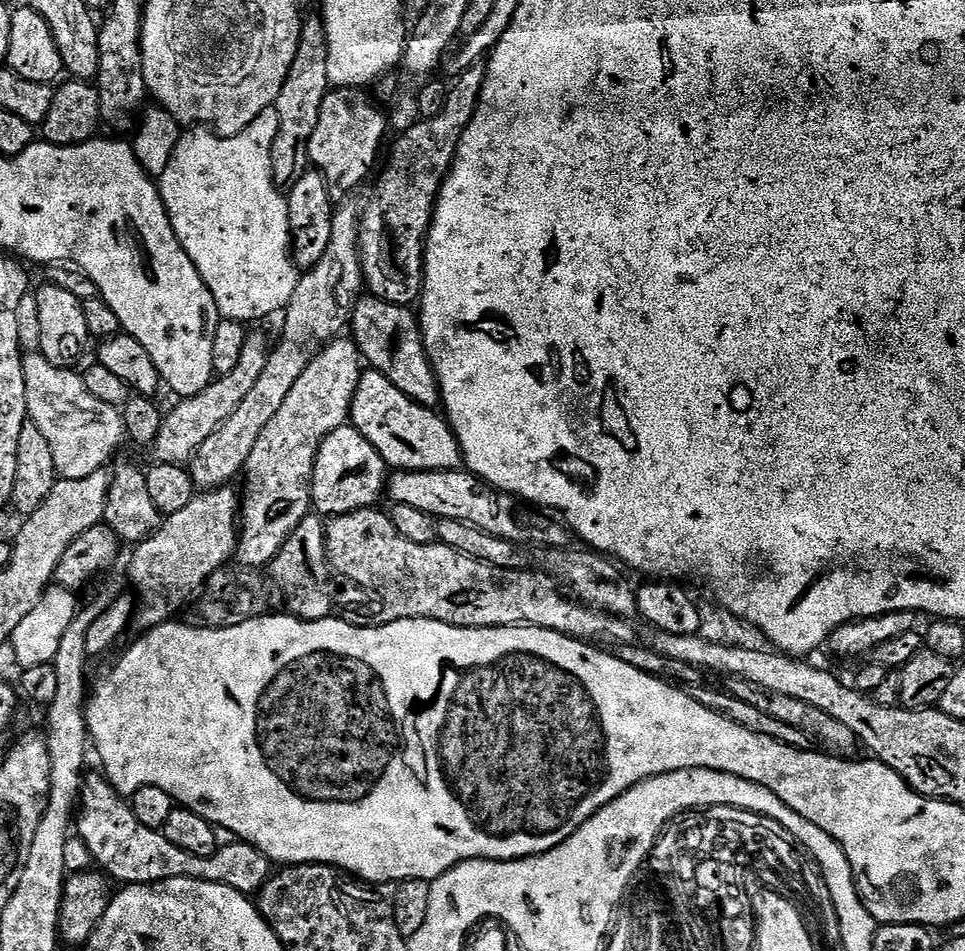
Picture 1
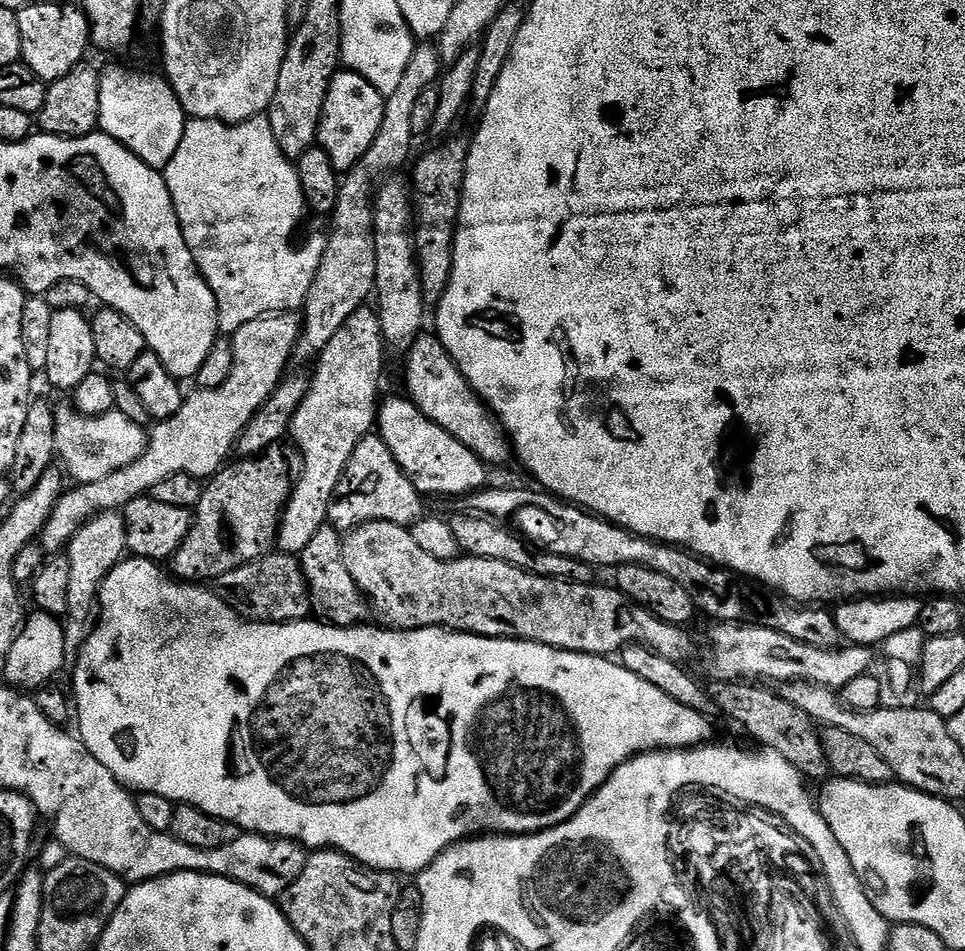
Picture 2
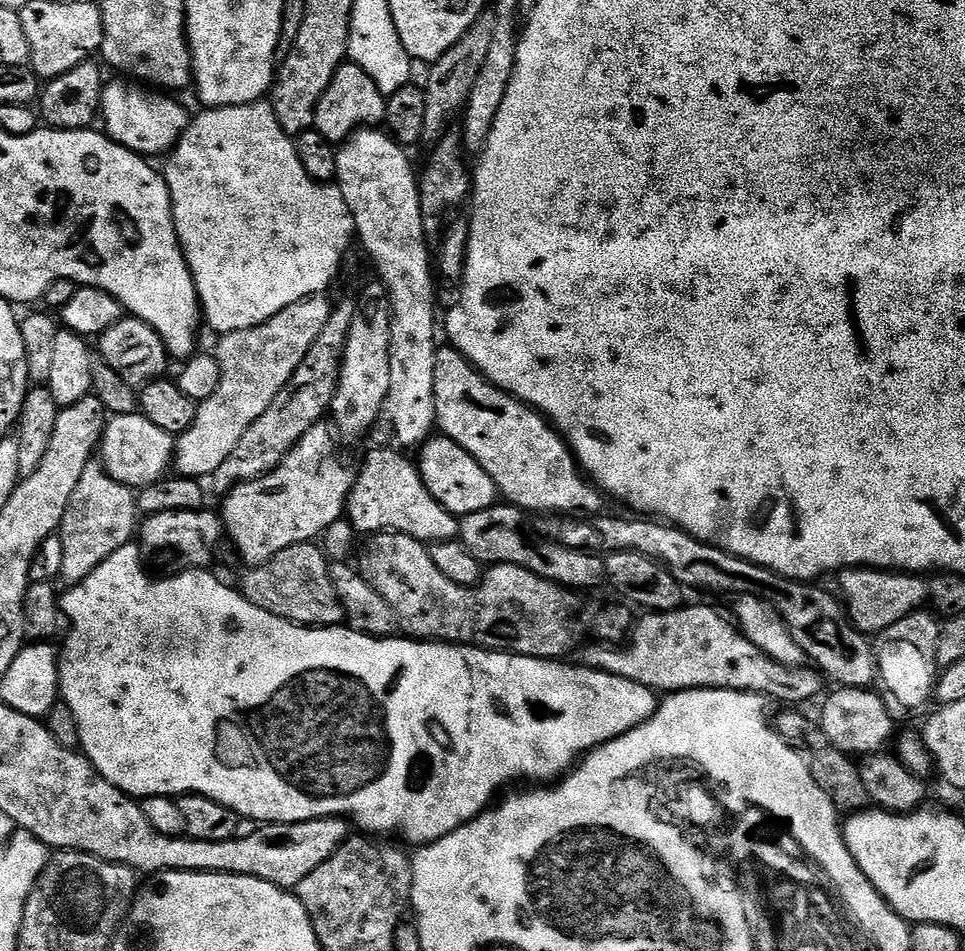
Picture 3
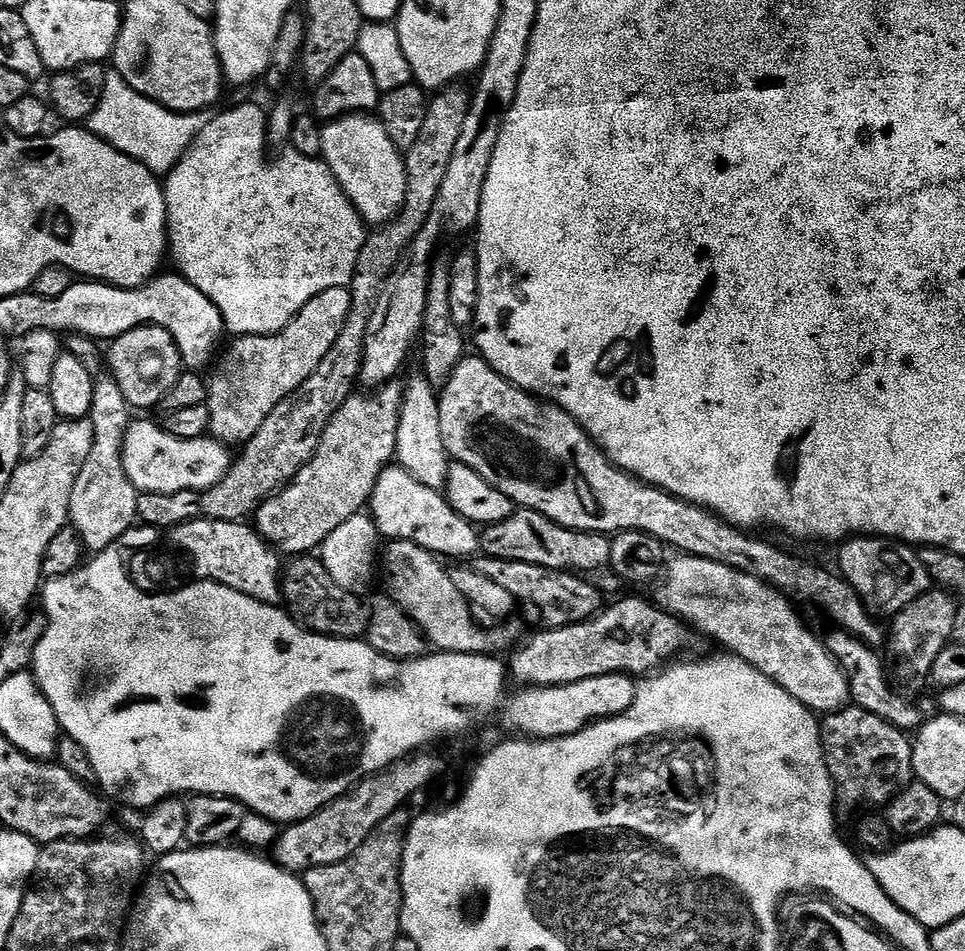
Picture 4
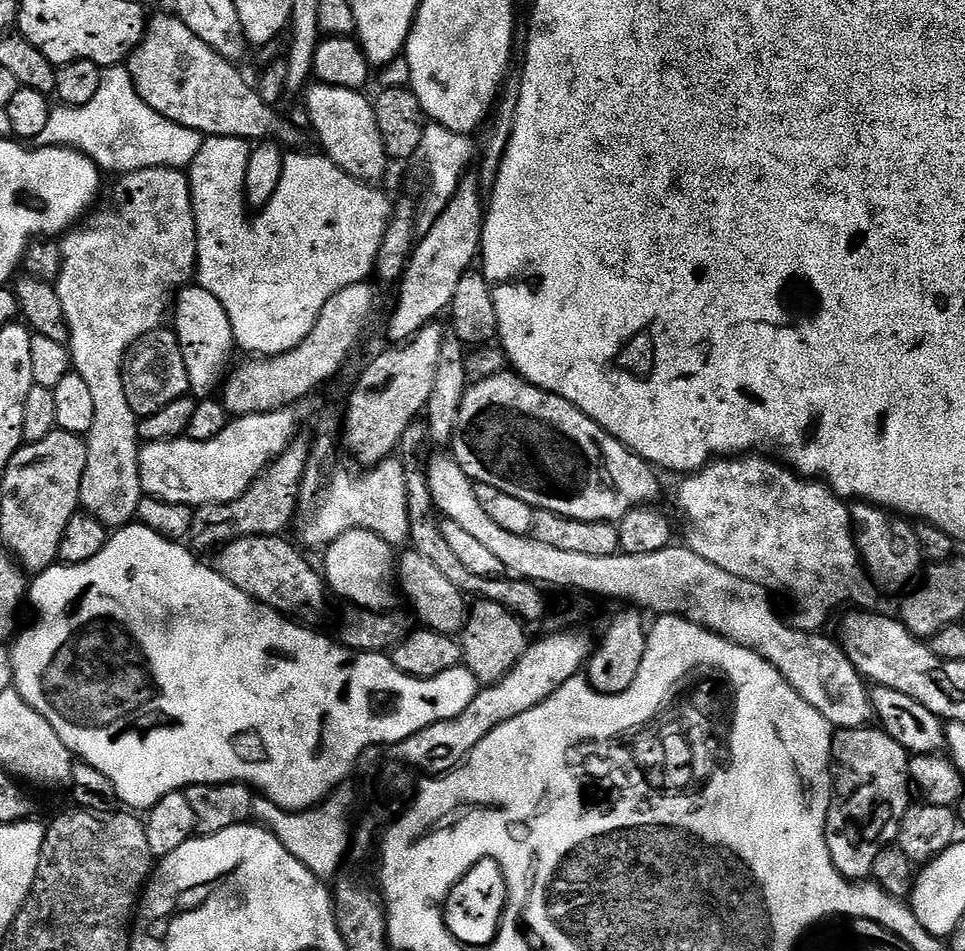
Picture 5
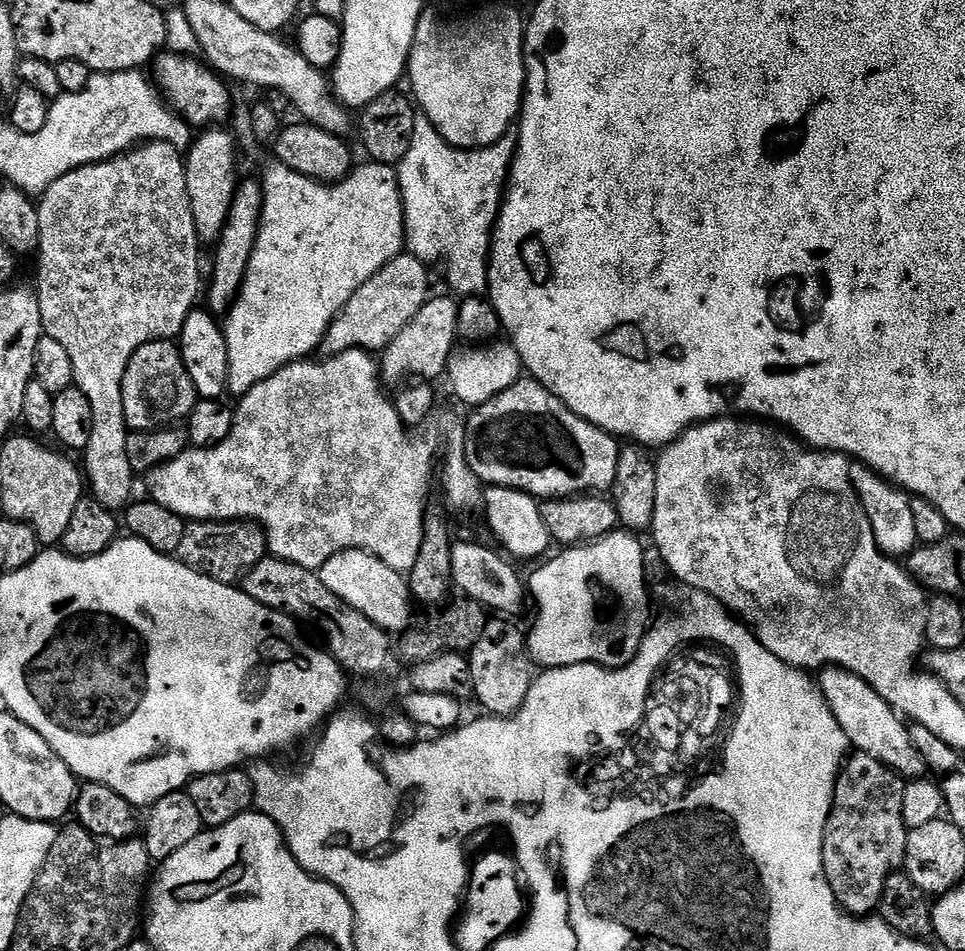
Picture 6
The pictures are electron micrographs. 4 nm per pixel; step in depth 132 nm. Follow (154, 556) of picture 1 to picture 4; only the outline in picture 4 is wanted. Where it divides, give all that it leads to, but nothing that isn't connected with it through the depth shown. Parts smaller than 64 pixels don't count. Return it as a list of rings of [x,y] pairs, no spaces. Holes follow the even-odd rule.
[[[399,379],[389,384],[381,384],[379,388],[369,391],[368,396],[353,394],[346,398],[346,402],[330,418],[326,430],[322,434],[322,442],[314,454],[314,458],[285,488],[280,489],[275,496],[261,504],[260,509],[254,513],[254,527],[273,548],[287,554],[312,554],[319,549],[346,518],[361,515],[369,507],[374,486],[382,474],[385,466],[393,463],[398,442],[398,422],[400,411],[404,402],[405,385]]]

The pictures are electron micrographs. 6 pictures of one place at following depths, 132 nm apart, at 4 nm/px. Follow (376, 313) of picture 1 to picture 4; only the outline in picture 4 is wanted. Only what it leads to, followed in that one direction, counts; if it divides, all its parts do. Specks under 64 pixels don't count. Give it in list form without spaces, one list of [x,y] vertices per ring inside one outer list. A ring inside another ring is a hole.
[[[465,355],[464,360],[458,362],[454,374],[450,374],[450,382],[446,382],[439,398],[442,442],[449,457],[473,468],[478,475],[486,478],[486,482],[490,482],[490,486],[506,494],[506,498],[510,498],[513,505],[534,510],[579,532],[645,532],[658,538],[669,549],[677,548],[677,553],[730,566],[742,574],[758,578],[764,584],[771,584],[776,591],[784,593],[793,602],[801,605],[813,604],[836,623],[833,625],[839,631],[849,632],[870,648],[880,650],[883,649],[883,644],[885,647],[886,632],[885,629],[884,632],[880,629],[881,621],[869,612],[860,601],[860,595],[835,571],[827,572],[808,560],[799,560],[798,557],[775,548],[768,540],[755,540],[752,534],[728,523],[707,508],[701,508],[689,500],[680,500],[669,492],[655,488],[653,484],[645,484],[637,476],[631,476],[617,468],[608,455],[584,433],[580,423],[570,418],[570,414],[566,414],[566,410],[533,396],[531,392],[520,391],[515,384],[511,384],[502,374],[493,370],[483,356]]]

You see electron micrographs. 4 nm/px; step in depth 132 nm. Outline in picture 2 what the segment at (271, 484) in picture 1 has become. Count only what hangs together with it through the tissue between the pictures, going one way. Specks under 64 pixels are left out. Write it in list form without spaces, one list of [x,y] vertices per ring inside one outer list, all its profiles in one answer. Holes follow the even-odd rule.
[[[365,306],[354,310],[354,314],[350,314],[350,318],[346,318],[346,322],[342,322],[342,330],[338,330],[338,334],[334,334],[334,338],[330,340],[324,351],[320,353],[318,359],[315,361],[314,367],[316,367],[316,373],[311,373],[308,381],[308,393],[302,402],[302,406],[298,406],[290,429],[290,440],[296,443],[296,448],[300,451],[301,458],[304,459],[304,473],[301,474],[300,480],[298,476],[298,479],[295,481],[292,494],[289,496],[283,512],[280,513],[280,526],[276,529],[275,547],[279,551],[288,553],[289,556],[299,557],[300,553],[306,550],[306,546],[310,546],[310,542],[314,539],[314,534],[318,534],[318,530],[322,530],[328,524],[328,511],[330,510],[332,495],[342,478],[342,474],[346,470],[346,462],[350,462],[350,454],[354,454],[354,446],[358,446],[358,442],[362,442],[365,436],[373,431],[374,425],[377,423],[378,399],[376,400],[376,395],[380,392],[380,375],[384,372],[384,348],[386,349],[386,341],[377,309],[372,306]]]

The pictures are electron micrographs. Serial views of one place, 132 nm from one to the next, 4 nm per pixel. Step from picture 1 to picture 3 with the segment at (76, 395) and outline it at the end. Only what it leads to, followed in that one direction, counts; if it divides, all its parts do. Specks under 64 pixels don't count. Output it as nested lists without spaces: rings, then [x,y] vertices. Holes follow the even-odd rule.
[[[126,414],[112,416],[105,424],[98,456],[106,471],[118,482],[122,482],[127,488],[139,490],[147,484],[164,479],[173,467],[177,448],[174,437],[166,430],[158,430],[158,426],[154,426],[154,422],[147,420],[143,414]]]

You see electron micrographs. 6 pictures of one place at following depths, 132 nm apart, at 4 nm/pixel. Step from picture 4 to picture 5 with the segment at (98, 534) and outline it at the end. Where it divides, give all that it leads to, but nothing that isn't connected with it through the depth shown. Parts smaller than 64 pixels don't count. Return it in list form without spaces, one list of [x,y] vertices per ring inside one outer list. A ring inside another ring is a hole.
[[[151,168],[125,172],[117,180],[120,181],[112,188],[112,201],[101,203],[100,212],[93,211],[59,241],[62,270],[55,283],[62,314],[66,314],[72,366],[86,382],[94,401],[94,426],[86,433],[88,457],[86,474],[82,474],[80,508],[98,518],[109,530],[133,523],[144,496],[140,485],[142,441],[138,434],[138,417],[130,410],[130,401],[126,398],[124,359],[138,338],[165,323],[164,311],[169,311],[174,294],[196,274],[196,223],[187,171]]]

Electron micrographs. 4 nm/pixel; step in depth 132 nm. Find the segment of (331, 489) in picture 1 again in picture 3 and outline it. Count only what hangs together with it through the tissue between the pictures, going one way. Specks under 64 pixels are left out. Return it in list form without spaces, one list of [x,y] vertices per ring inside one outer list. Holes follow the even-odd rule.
[[[380,448],[370,453],[364,469],[359,469],[346,509],[352,527],[360,534],[405,532],[407,536],[421,542],[457,539],[460,535],[460,520],[432,497],[424,479],[420,477],[419,467],[413,461],[411,464],[403,451],[395,451]]]

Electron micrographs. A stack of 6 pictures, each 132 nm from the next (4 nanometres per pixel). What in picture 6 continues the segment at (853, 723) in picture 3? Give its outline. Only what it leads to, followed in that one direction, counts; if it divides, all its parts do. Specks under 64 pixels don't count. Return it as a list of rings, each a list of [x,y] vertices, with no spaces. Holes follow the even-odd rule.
[[[862,751],[849,755],[836,777],[836,793],[824,827],[822,862],[826,882],[849,916],[873,915],[880,907],[886,878],[903,869],[910,831],[902,818],[904,785],[899,772]]]

